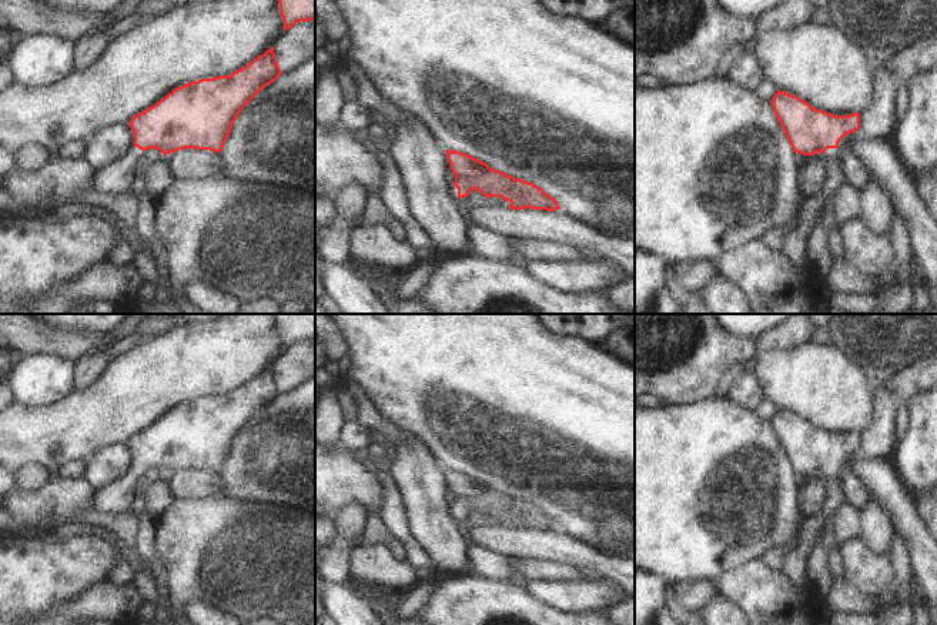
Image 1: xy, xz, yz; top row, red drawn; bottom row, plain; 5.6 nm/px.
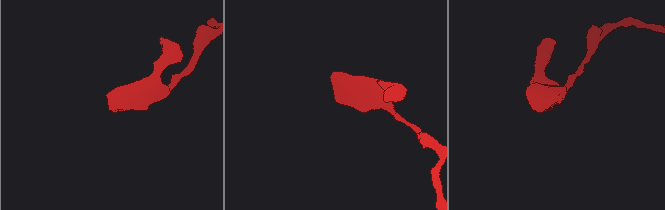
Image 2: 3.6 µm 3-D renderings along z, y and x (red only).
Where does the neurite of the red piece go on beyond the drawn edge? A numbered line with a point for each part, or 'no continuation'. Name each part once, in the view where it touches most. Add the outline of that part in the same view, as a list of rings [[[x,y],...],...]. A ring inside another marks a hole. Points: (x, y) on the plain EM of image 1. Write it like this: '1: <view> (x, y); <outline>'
1: yz (830, 474); [[[827,468],[821,475],[824,485],[827,481],[837,481],[840,478],[844,478],[844,474],[840,468]]]

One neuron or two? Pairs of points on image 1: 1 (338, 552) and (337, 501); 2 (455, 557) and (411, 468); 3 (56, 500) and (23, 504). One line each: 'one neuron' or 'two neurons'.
1: two neurons
2: one neuron
3: one neuron

